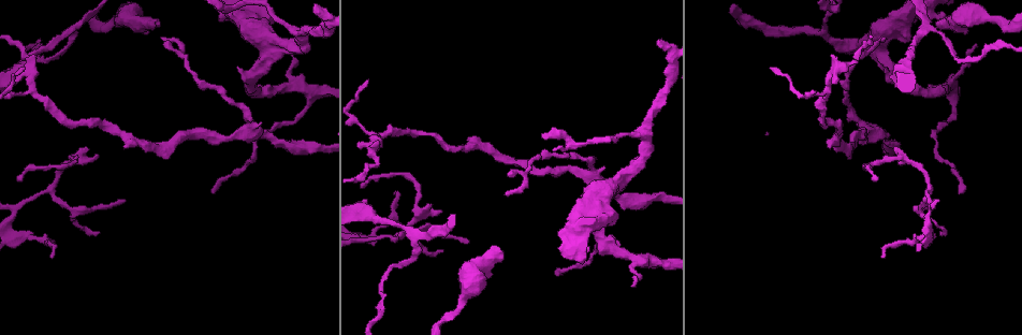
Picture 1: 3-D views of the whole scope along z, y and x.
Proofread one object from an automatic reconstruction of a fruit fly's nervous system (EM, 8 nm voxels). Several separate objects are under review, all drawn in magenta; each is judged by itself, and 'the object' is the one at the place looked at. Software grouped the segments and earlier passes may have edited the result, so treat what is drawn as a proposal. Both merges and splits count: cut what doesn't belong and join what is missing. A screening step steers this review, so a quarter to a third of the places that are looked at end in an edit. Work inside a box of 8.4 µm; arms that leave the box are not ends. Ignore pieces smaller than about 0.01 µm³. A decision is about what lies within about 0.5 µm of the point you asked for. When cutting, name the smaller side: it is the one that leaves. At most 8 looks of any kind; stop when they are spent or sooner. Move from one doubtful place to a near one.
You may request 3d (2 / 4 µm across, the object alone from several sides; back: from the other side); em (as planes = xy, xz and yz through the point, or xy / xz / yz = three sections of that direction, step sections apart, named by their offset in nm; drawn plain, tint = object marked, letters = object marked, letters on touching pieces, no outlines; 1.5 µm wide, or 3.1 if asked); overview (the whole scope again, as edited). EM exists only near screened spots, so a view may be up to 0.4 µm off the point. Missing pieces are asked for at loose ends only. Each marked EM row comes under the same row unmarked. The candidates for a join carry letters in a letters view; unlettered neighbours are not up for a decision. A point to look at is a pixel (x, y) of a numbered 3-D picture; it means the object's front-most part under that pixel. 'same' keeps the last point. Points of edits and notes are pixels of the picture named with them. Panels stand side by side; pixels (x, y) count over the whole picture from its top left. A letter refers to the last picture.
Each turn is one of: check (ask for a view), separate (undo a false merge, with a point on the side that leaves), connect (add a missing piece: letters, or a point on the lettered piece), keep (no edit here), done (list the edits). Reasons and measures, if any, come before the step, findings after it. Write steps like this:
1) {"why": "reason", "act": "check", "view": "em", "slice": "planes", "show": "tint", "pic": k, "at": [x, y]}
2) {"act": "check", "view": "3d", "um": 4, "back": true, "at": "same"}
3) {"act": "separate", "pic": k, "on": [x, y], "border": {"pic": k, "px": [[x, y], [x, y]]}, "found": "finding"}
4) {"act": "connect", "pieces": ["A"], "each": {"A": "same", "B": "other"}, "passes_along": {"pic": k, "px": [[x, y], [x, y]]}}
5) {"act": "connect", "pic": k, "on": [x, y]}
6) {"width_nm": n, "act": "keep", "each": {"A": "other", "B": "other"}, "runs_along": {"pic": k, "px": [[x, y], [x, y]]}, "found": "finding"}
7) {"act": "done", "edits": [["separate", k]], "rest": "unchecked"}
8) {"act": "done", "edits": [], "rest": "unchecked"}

{"why": "an open end", "act": "check", "view": "3d", "um": 4, "pic": 1, "at": [940, 18]}

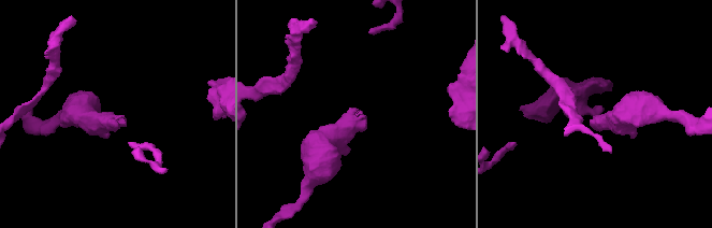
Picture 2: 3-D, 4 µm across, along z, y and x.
{"act": "check", "view": "em", "slice": "planes", "show": "letters", "pic": 2, "at": [123, 117]}

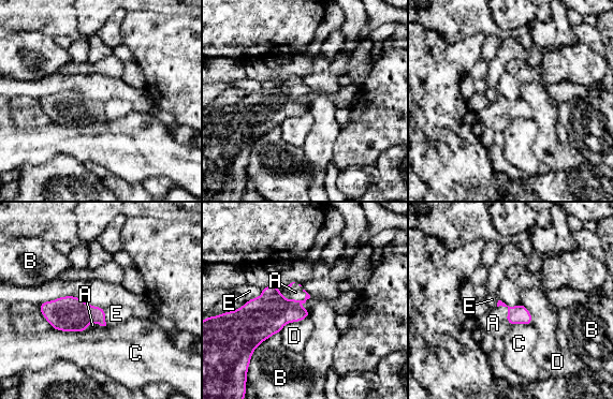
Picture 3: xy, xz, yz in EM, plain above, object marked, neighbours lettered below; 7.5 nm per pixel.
{"act": "connect", "pieces": ["A"], "each": {"A": "same", "B": "other", "C": "other", "D": "other", "E": "other"}, "passes_along": {"pic": 3, "px": [[265, 315], [292, 299], [295, 292]]}, "found": "the neuron continues"}

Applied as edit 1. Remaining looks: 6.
{"why": "thin neck", "act": "check", "view": "3d", "um": 4, "back": true, "pic": 1, "at": [23, 59]}

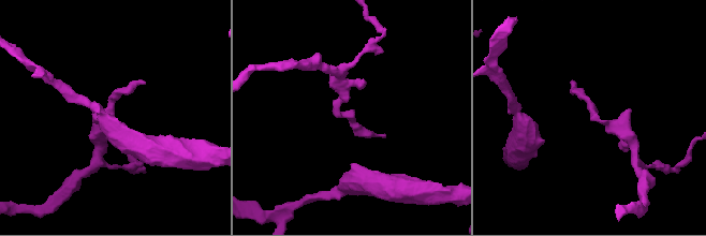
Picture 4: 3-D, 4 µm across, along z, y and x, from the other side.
{"why": "now the EM", "act": "check", "view": "em", "slice": "planes", "show": "letters", "pic": 4, "at": [346, 113]}

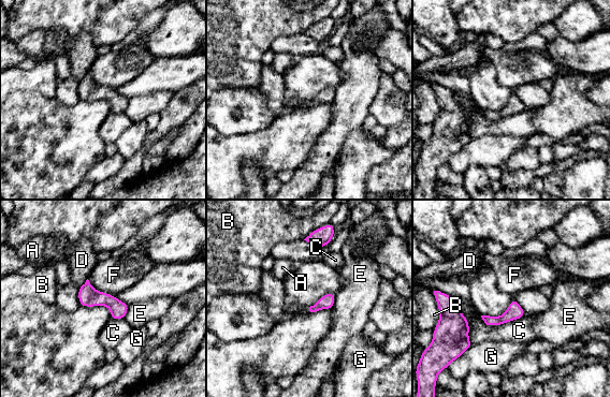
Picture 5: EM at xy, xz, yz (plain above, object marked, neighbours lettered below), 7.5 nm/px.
{"act": "keep", "each": {"A": "other", "B": "other", "C": "other", "D": "other", "E": "other", "F": "other", "G": "other"}, "border": {"pic": 5, "px": [[87, 279], [95, 289], [115, 296]]}, "found": "continuous, no second neuron"}

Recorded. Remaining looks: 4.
{"why": "thin end", "act": "check", "view": "em", "slice": "planes", "show": "letters", "pic": 1, "at": [54, 256]}

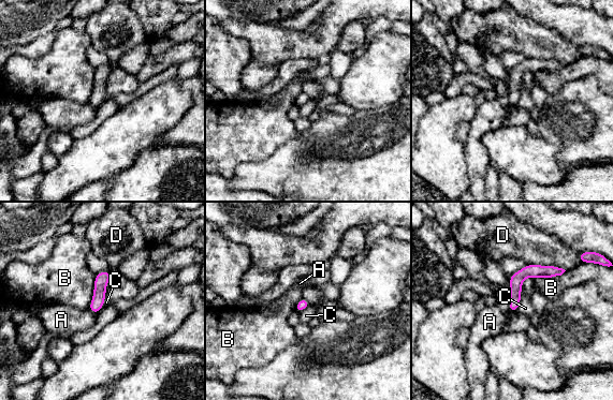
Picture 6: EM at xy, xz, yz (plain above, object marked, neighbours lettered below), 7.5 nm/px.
{"longest_contact_nm": ["D", 300], "act": "keep", "each": {"A": "other", "B": "other", "C": "other", "D": "other"}, "runs_along": {"pic": 6, "px": [[559, 270], [526, 271], [511, 308]]}, "found": "no lettered piece goes on from it"}

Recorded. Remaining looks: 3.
{"act": "done", "edits": [["connect", 3]], "rest": "unchecked"}

